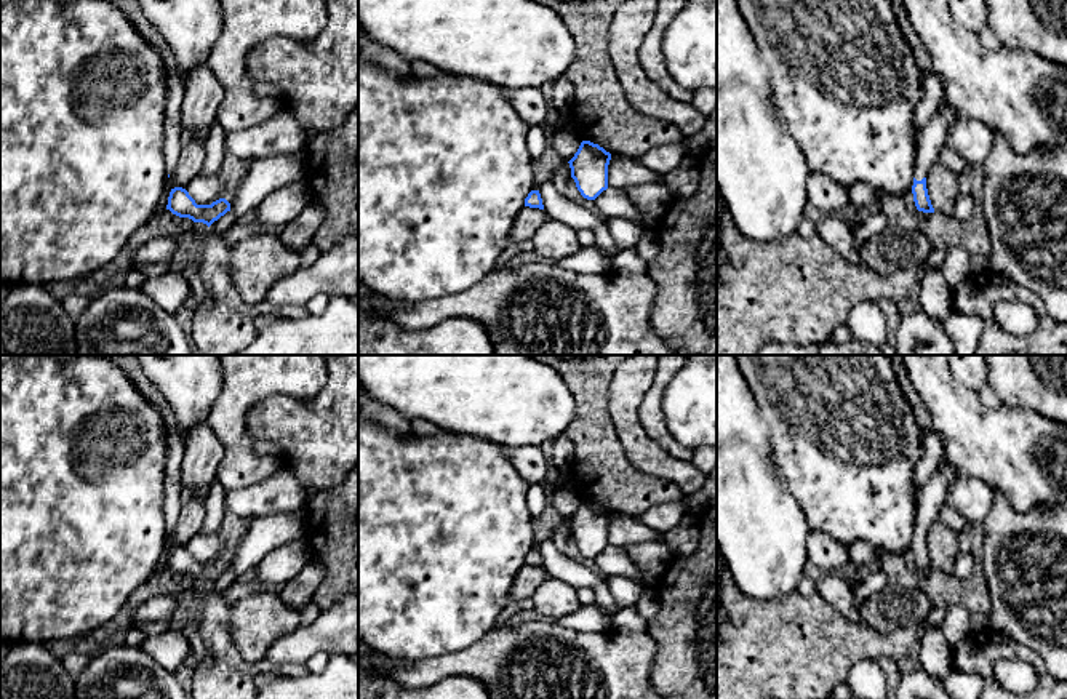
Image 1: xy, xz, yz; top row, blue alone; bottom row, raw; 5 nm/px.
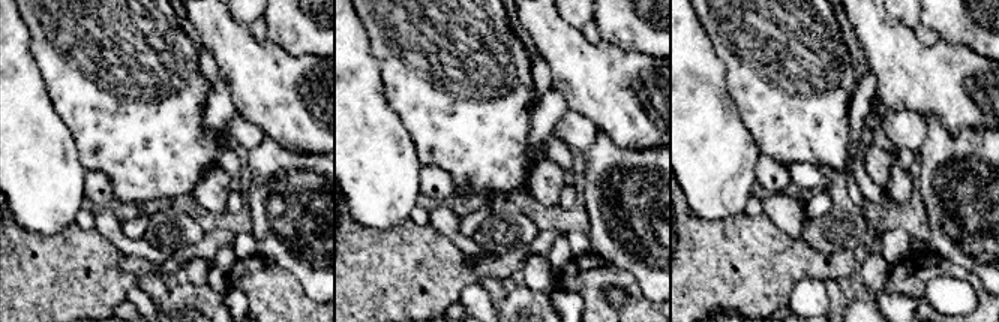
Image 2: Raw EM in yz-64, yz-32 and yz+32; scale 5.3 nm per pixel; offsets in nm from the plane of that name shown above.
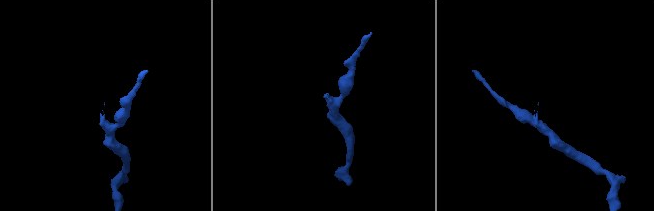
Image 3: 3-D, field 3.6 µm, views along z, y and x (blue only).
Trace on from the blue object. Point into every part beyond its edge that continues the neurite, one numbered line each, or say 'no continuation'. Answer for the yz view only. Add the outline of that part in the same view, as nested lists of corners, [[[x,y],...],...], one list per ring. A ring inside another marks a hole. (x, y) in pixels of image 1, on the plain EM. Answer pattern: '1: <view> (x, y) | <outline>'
1: yz (933, 495) | [[[941,462],[937,470],[921,486],[915,520],[917,539],[926,536],[928,528],[939,515],[941,505],[945,504],[950,485],[958,478],[960,475],[953,465]]]

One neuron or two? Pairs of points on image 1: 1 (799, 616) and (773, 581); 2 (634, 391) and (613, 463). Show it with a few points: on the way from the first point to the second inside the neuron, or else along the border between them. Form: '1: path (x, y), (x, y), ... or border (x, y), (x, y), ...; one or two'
1: border (795, 589), (770, 599), (751, 599), (744, 594); two
2: border (610, 403), (610, 418), (624, 455), (640, 472); two

